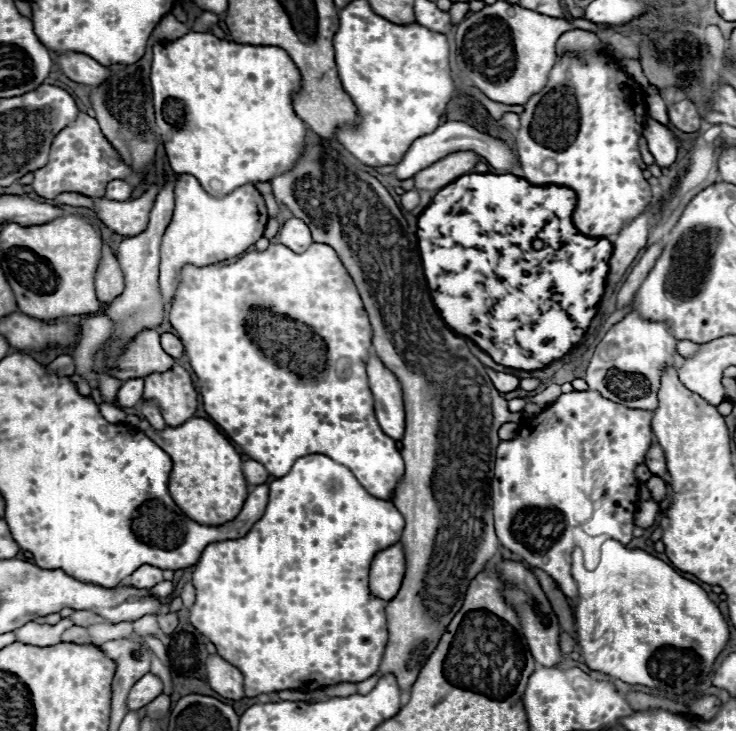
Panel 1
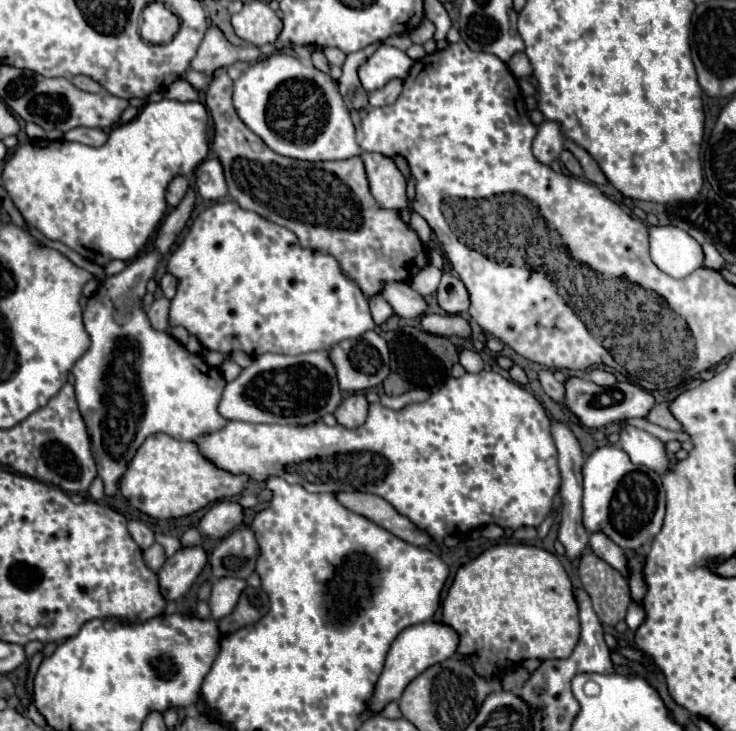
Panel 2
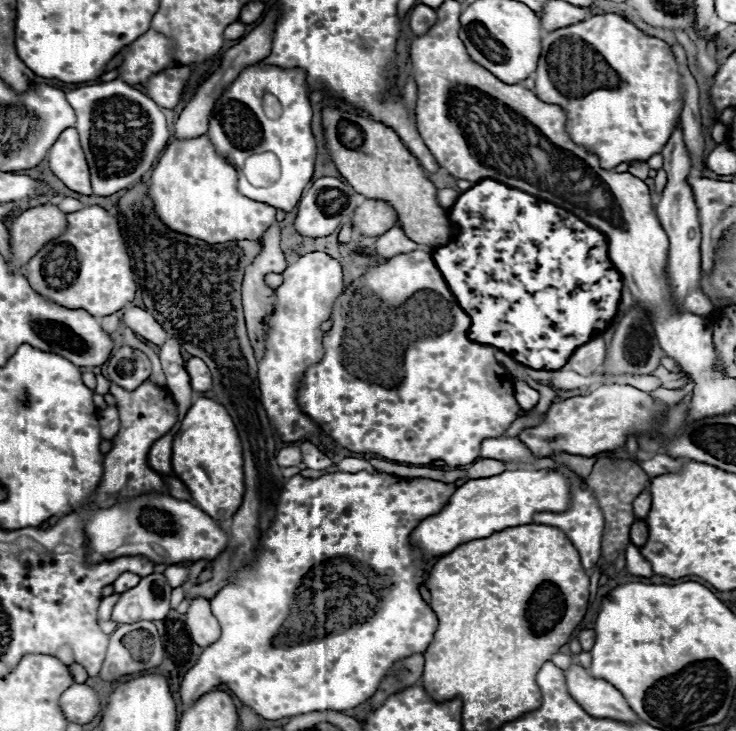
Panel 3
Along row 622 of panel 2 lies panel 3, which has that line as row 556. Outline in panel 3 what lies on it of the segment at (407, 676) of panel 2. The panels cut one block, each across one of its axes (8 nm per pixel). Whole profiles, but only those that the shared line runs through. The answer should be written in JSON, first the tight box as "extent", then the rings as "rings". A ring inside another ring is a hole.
{"extent":[410,470,570,560],"rings":[[[506,470],[498,476],[468,480],[434,516],[424,518],[410,534],[410,544],[416,546],[424,560],[440,558],[458,546],[488,538],[494,532],[512,526],[532,524],[532,516],[540,510],[560,512],[570,506],[568,480],[554,470]]]}

